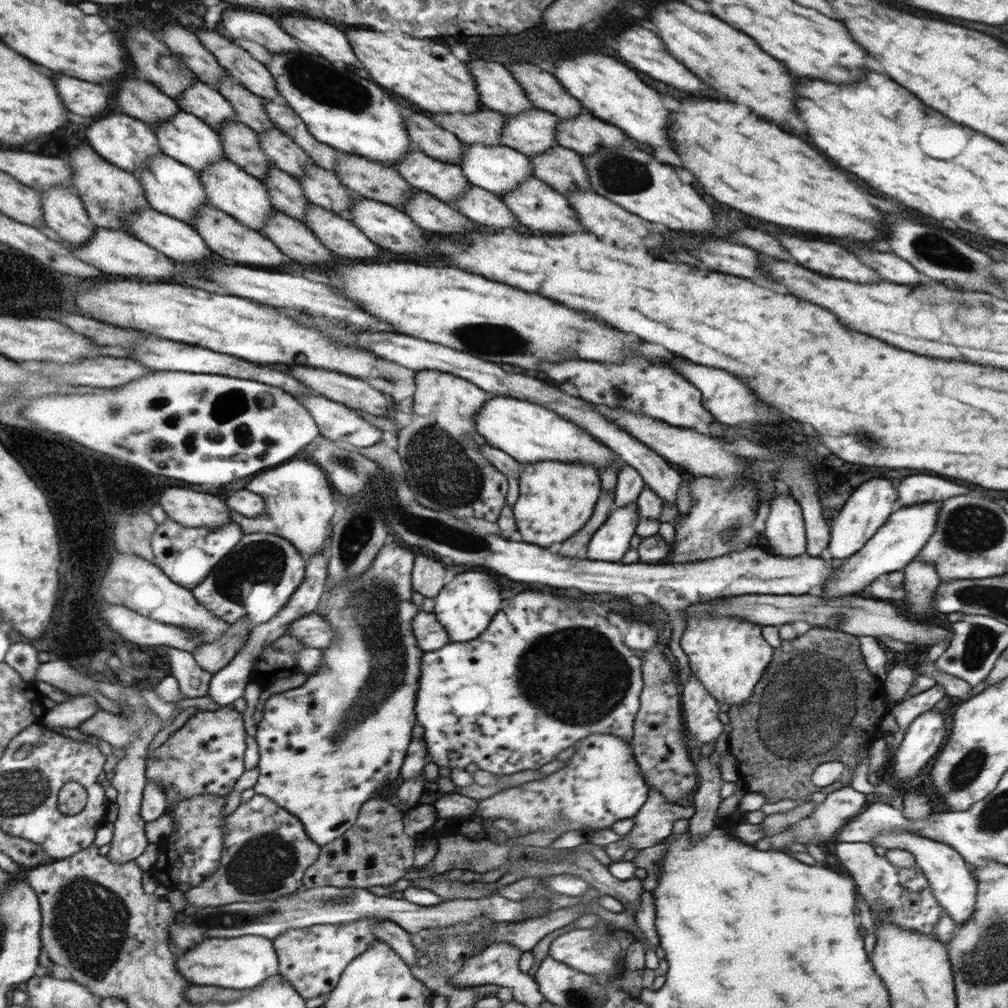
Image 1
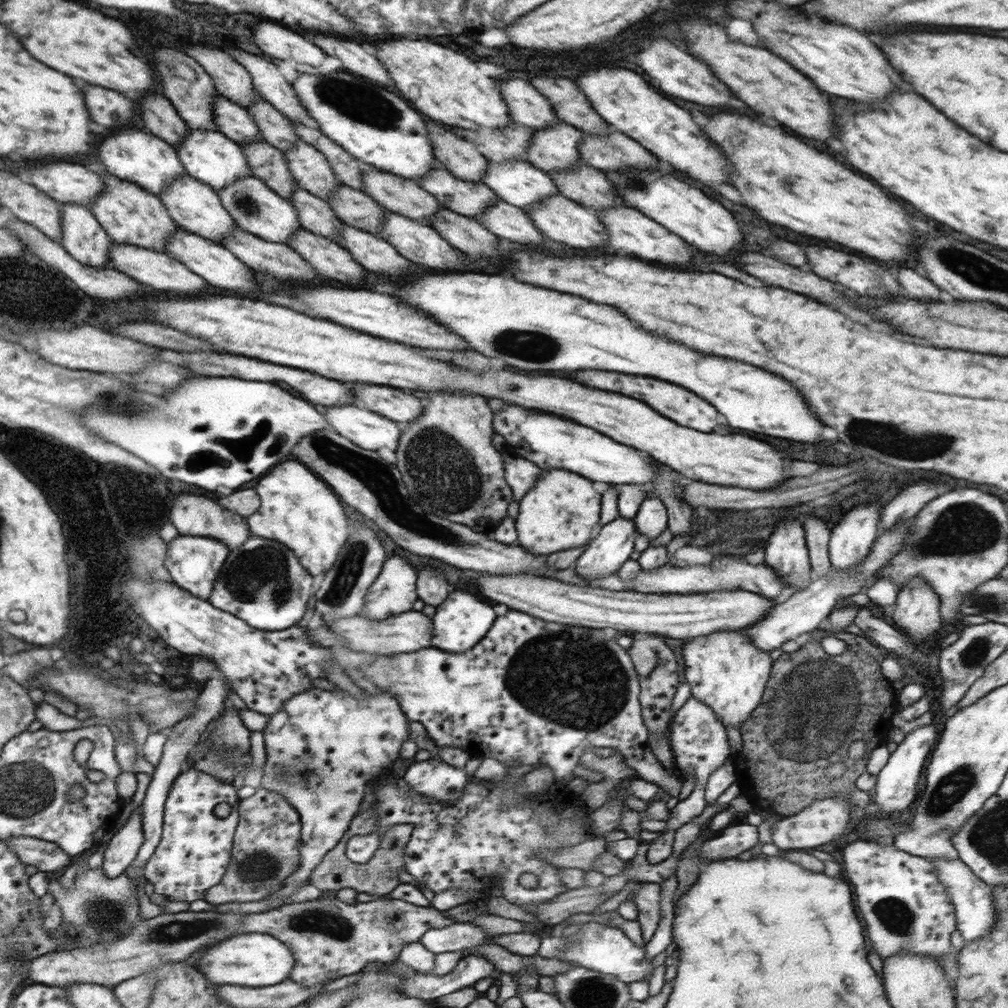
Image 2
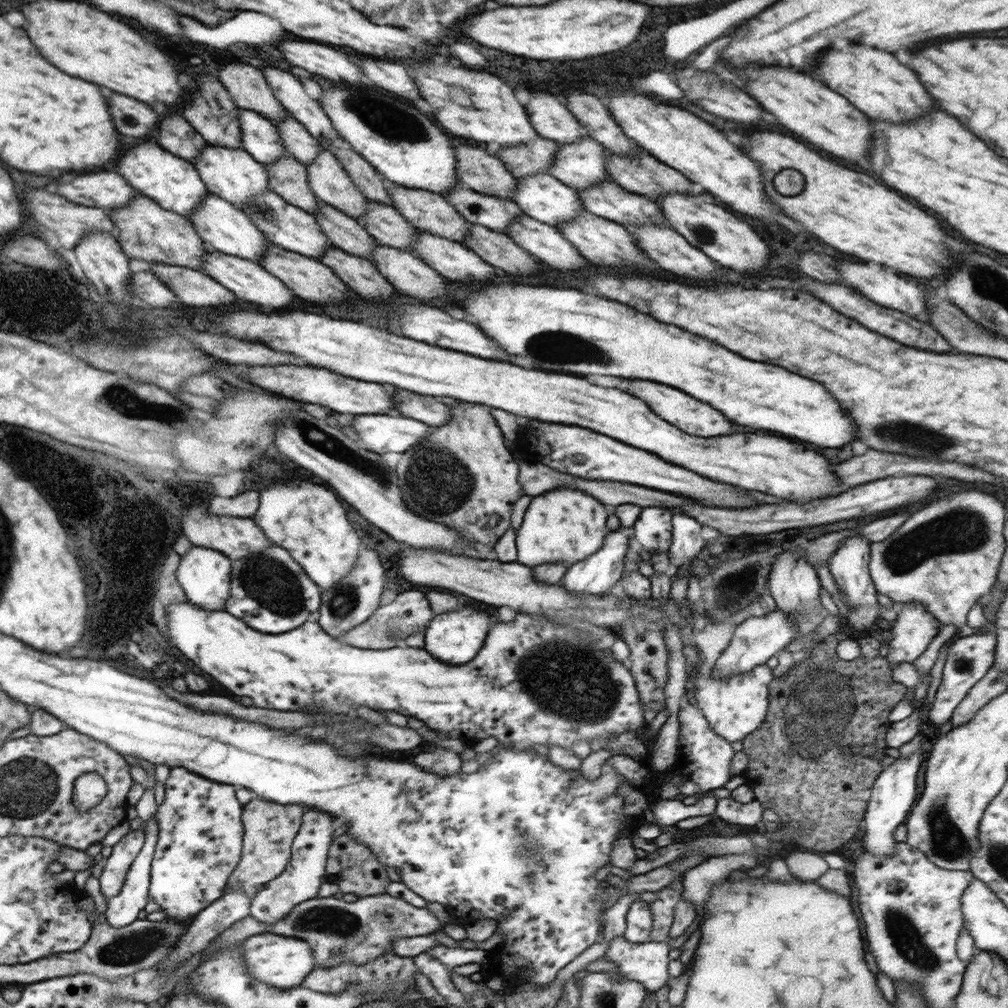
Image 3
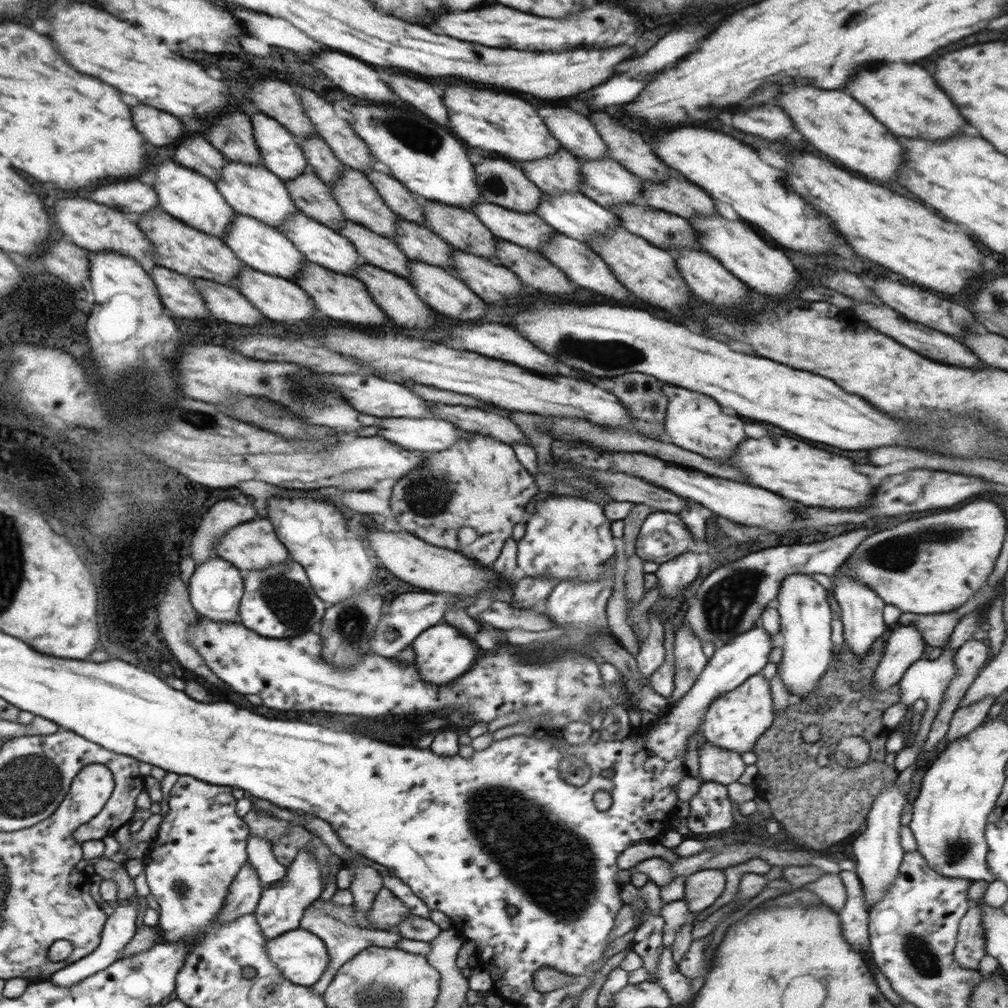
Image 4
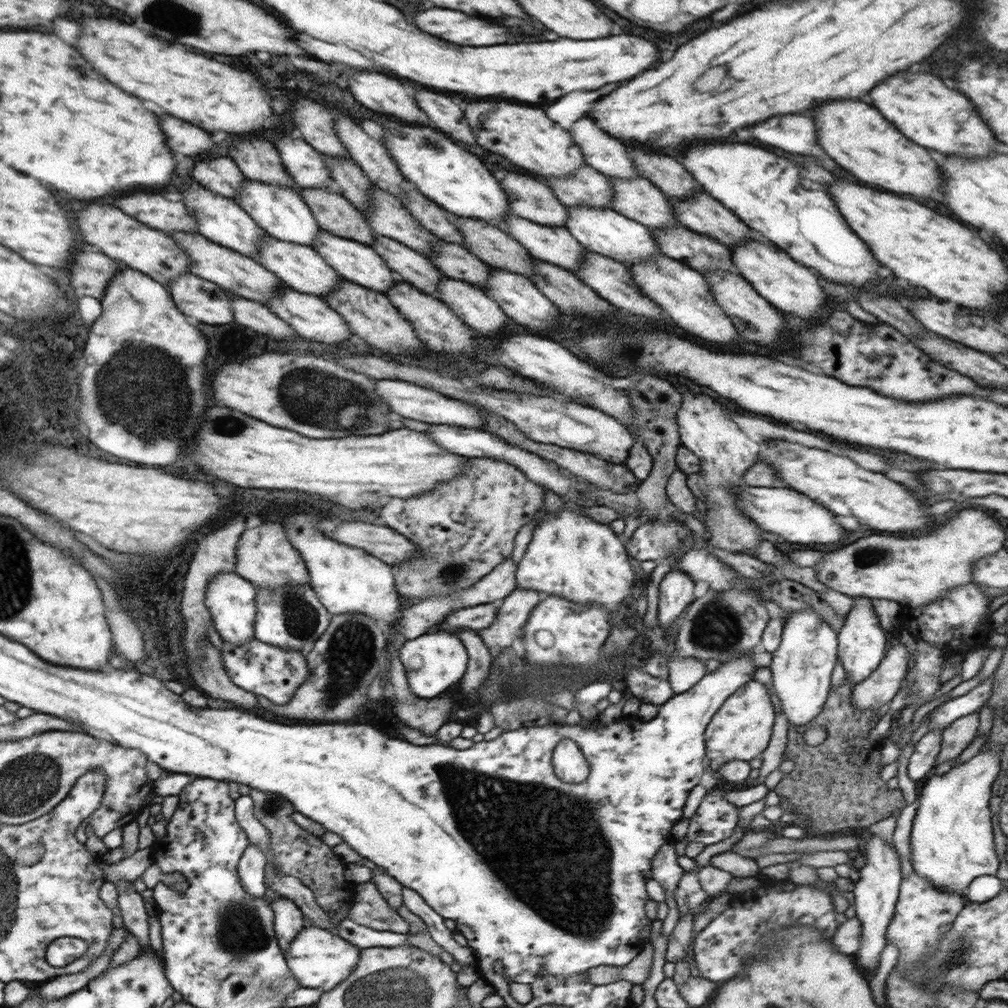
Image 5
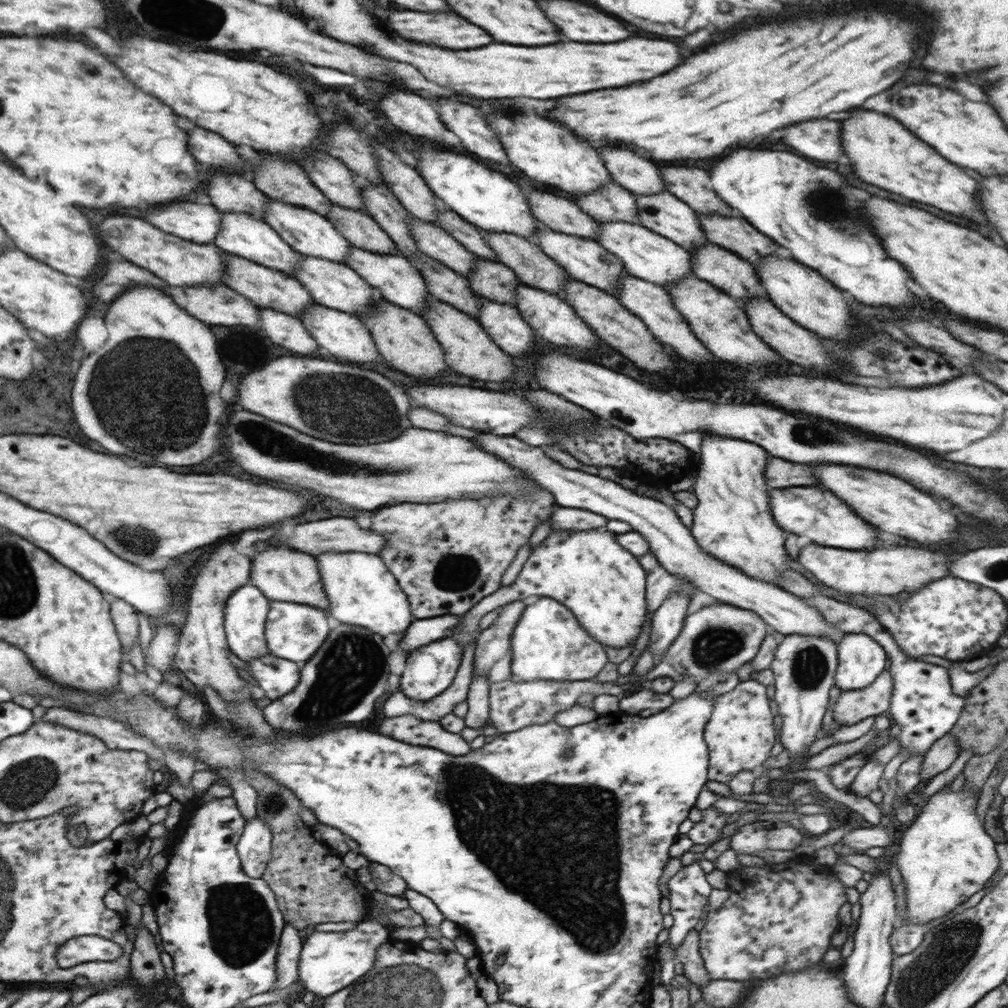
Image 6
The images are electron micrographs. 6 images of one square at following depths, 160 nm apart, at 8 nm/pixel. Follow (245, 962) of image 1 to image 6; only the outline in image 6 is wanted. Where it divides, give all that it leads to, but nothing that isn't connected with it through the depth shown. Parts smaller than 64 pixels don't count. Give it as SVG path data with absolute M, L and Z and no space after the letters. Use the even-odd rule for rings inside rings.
M370 919L360 921L357 927L352 930L345 930L344 932L313 931L304 937L299 956L298 979L304 982L305 991L316 994L319 1000L322 1000L324 997L329 997L338 990L352 985L358 978L364 977L374 966L377 948L391 940L389 933L390 930L385 925Z

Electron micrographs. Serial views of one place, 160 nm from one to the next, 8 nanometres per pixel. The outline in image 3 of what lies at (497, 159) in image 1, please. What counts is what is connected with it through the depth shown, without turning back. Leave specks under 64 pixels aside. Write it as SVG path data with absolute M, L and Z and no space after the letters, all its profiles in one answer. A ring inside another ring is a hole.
M548 173L516 179L518 186L513 192L513 201L525 215L540 222L555 227L585 209L576 190Z

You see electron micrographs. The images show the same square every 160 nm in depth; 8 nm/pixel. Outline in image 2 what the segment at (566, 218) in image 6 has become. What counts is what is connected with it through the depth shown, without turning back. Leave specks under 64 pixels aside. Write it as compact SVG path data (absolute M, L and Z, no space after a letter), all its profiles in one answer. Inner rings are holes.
M447 131L429 132L429 139L440 165L466 182L482 184L488 160L473 142Z

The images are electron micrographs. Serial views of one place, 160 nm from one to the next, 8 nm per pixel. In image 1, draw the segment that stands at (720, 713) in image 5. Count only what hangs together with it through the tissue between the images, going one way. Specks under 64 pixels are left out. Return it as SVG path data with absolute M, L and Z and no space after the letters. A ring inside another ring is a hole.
M690 618L680 642L690 660L691 675L718 701L738 706L764 676L774 649L762 637L762 626L738 618Z

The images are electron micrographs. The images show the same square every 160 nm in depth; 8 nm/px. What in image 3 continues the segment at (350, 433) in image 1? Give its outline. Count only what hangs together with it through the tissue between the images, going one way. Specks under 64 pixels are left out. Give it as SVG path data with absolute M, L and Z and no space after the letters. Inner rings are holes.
M398 414L355 416L351 426L366 448L378 454L406 452L434 430L434 426Z

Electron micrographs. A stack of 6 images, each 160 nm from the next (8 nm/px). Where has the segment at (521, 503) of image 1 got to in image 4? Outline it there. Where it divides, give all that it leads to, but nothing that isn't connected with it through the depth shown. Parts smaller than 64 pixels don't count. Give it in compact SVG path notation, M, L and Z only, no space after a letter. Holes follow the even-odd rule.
M550 494L537 502L534 514L528 514L524 523L525 535L517 542L517 566L522 568L526 577L595 581L604 575L605 562L614 559L618 549L618 541L611 531L611 520L604 514L604 507L584 498Z

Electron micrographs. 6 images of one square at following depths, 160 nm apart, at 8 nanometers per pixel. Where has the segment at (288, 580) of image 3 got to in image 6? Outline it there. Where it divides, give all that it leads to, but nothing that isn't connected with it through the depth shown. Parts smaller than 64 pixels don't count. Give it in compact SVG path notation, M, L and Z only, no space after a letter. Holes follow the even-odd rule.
M269 602L269 612L266 618L266 643L269 652L277 657L285 658L302 666L316 654L316 651L330 634L328 616L324 610L314 606L294 604L294 602Z

